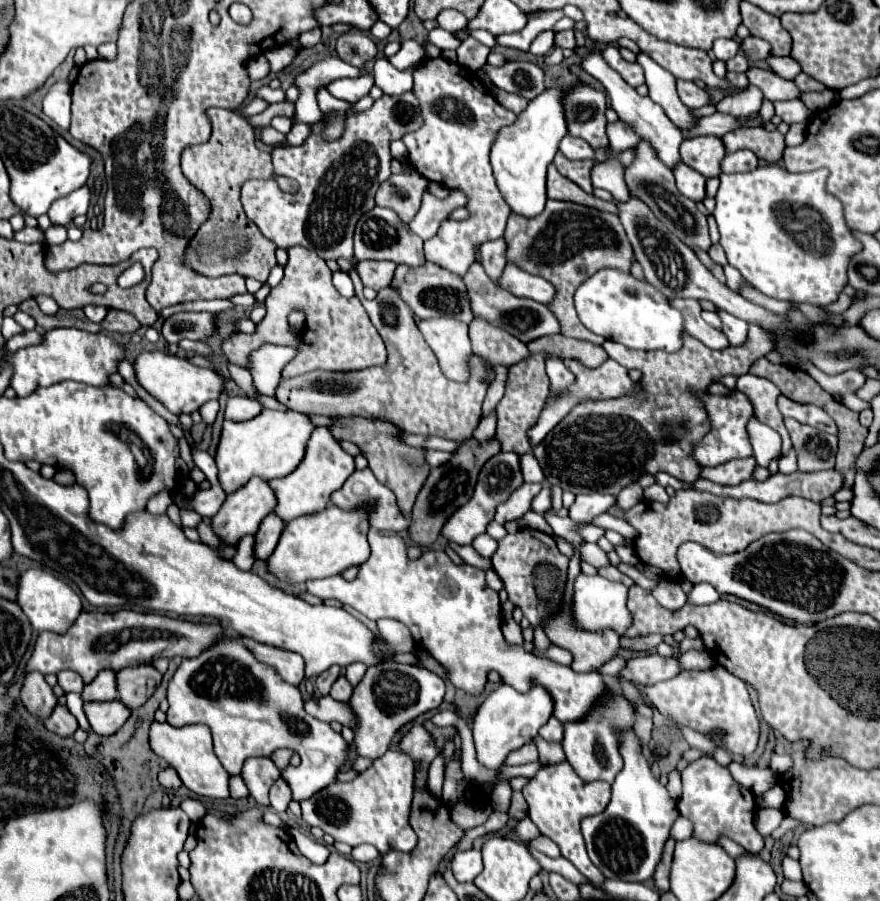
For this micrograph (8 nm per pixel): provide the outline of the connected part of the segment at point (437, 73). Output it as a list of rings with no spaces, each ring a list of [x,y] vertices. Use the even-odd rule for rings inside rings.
[[[444,57],[426,59],[414,71],[414,93],[420,97],[420,109],[424,113],[424,129],[402,137],[408,147],[410,165],[428,181],[446,185],[448,189],[462,191],[468,201],[468,219],[442,221],[438,233],[424,241],[426,259],[450,269],[456,275],[464,275],[476,261],[476,247],[484,241],[494,241],[503,236],[511,213],[498,191],[492,167],[490,149],[498,137],[498,131],[516,121],[516,115],[504,109],[468,67],[452,63]]]

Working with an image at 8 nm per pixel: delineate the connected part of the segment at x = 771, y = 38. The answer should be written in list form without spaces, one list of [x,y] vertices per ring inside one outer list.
[[[742,3],[742,23],[748,27],[750,35],[760,37],[772,45],[774,55],[790,55],[792,39],[790,33],[780,25],[780,19],[772,13],[766,13],[764,9],[752,5],[752,3]]]

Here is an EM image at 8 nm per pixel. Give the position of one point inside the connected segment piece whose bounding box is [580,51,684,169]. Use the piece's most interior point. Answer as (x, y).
(646, 118)

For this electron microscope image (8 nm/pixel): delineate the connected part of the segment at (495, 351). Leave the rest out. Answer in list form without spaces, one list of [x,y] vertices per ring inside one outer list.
[[[476,317],[470,323],[470,335],[474,355],[484,359],[486,365],[486,377],[484,377],[486,385],[490,385],[496,379],[494,373],[496,365],[514,365],[516,361],[528,357],[528,349],[520,339],[516,339],[508,331],[492,325],[482,317]]]

